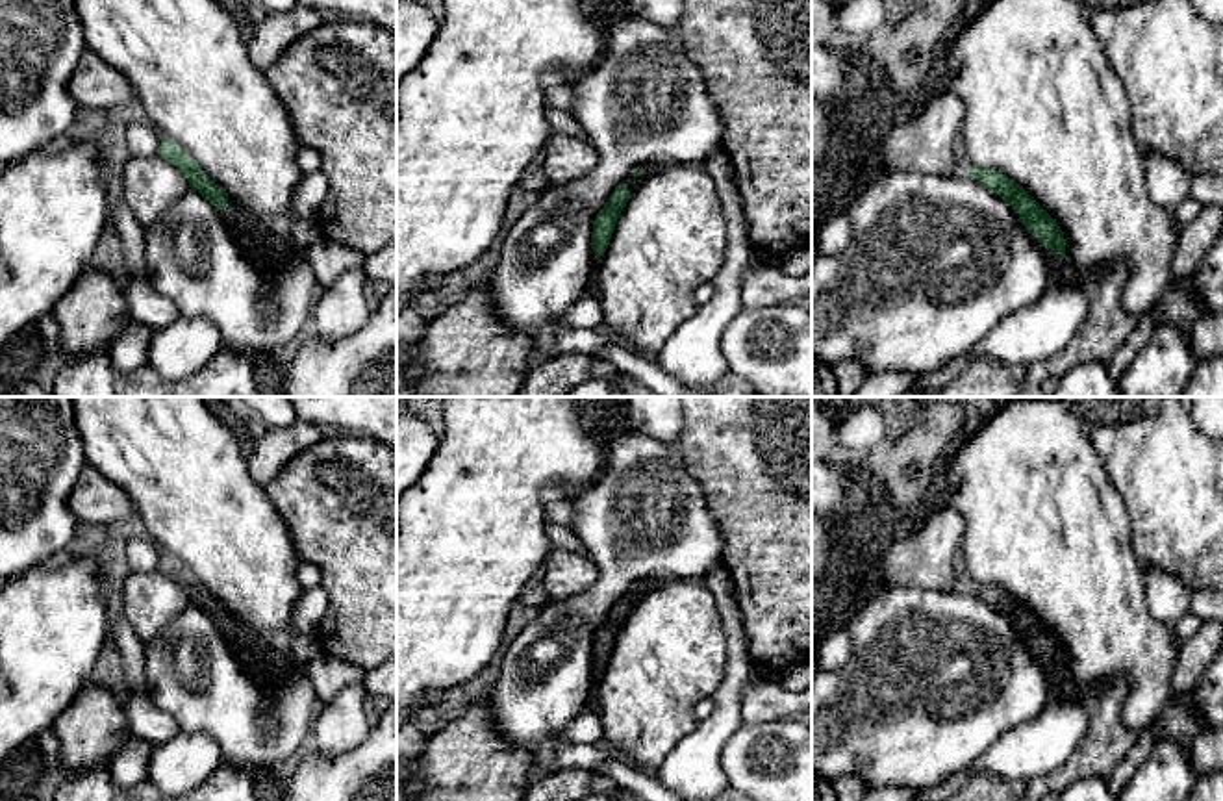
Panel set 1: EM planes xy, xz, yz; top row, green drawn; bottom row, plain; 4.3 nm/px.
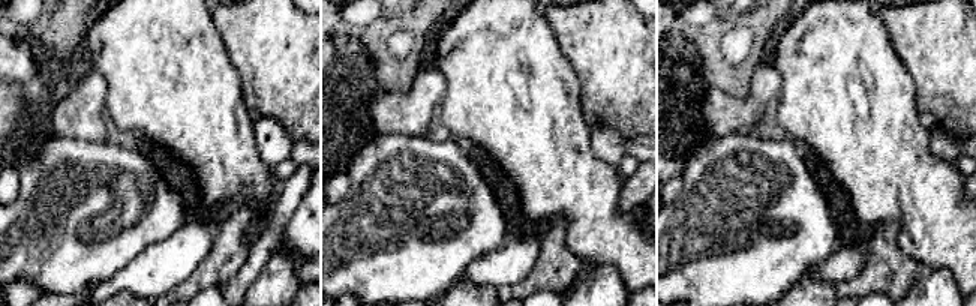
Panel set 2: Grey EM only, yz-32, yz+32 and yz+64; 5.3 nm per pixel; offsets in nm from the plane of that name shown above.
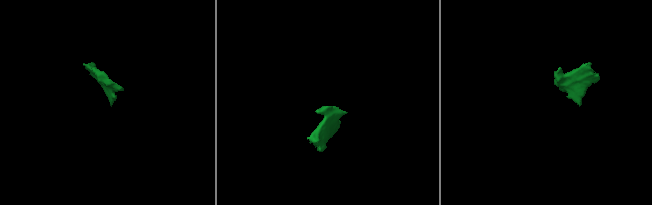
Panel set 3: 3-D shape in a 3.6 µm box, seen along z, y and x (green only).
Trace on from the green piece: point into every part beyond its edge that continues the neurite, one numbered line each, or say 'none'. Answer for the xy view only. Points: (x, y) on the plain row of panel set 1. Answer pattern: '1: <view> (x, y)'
1: xy (252, 649)

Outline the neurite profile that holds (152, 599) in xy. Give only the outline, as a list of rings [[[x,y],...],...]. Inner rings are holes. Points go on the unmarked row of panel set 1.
[[[161,569],[130,573],[124,580],[124,617],[143,645],[154,642],[189,604],[185,590]]]

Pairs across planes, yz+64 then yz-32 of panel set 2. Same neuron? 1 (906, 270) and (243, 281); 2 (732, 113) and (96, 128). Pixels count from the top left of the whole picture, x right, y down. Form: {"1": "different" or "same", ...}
{"1": "different", "2": "same"}

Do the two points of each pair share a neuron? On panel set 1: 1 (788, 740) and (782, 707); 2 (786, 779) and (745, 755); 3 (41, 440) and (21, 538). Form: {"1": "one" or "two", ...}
{"1": "two", "2": "one", "3": "one"}

